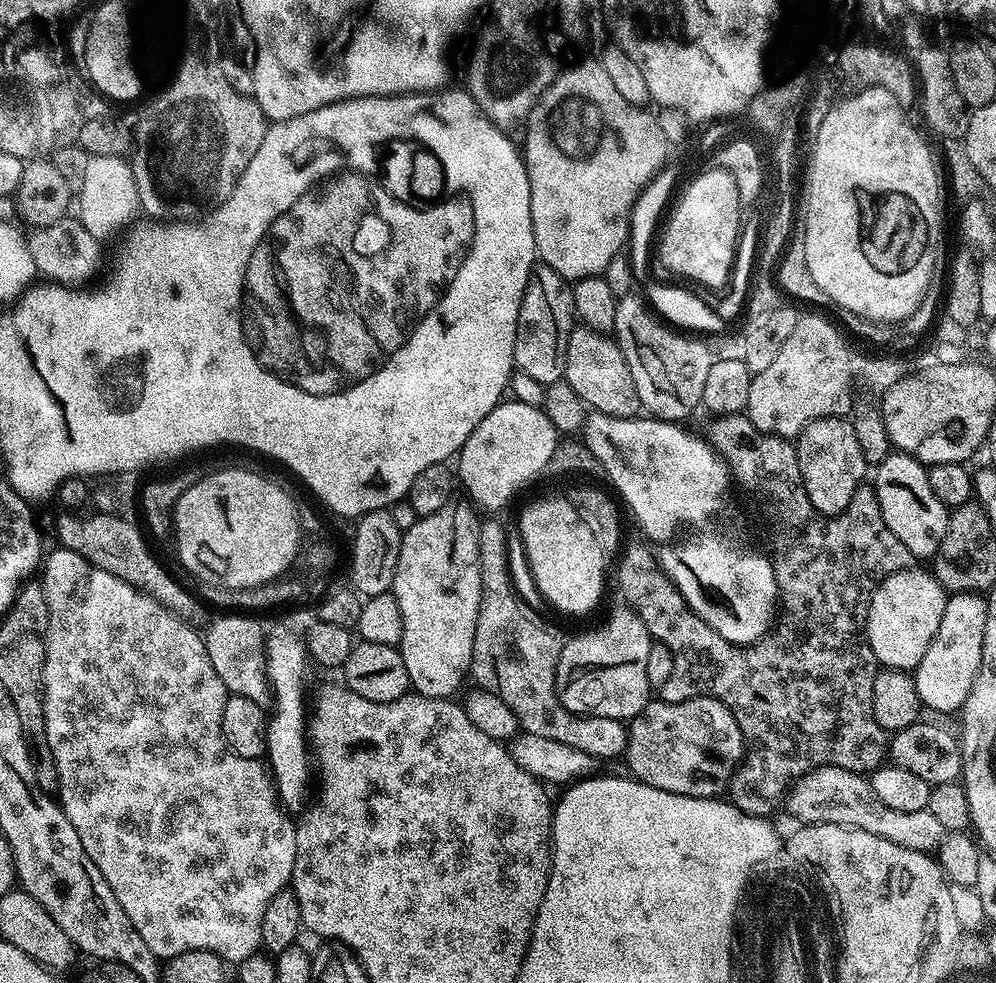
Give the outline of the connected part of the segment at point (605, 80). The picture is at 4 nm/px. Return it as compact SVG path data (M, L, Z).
M595 59L588 60L585 64L576 64L573 68L568 68L559 73L556 83L548 87L547 92L541 96L539 102L533 106L531 114L526 121L524 132L524 144L522 143L522 155L524 165L530 178L530 218L534 226L534 242L536 243L536 255L543 263L552 267L563 280L575 282L585 280L591 276L603 274L606 266L614 257L621 255L629 243L629 228L631 226L632 207L642 194L643 190L665 167L668 159L670 145L667 138L662 134L662 126L658 126L656 116L648 113L648 110L634 106L618 94L614 87L614 82L610 82L610 74Z

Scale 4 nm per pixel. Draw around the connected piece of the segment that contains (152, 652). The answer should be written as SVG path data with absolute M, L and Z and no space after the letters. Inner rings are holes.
M56 546L56 549L49 556L47 553L42 560L42 576L43 572L44 581L42 581L42 587L46 594L46 606L48 607L48 633L44 636L44 641L46 642L44 717L46 718L46 742L54 754L54 762L60 779L58 803L64 809L66 818L70 818L70 826L74 826L74 830L78 830L78 838L82 838L82 850L86 850L86 854L90 854L90 862L94 862L94 866L98 866L98 870L102 870L102 878L106 878L110 890L114 890L114 898L118 898L122 910L126 910L126 918L130 918L130 922L134 922L134 930L138 930L138 934L142 934L146 946L150 946L150 950L154 950L157 958L167 962L173 956L186 954L190 950L206 950L207 952L218 954L220 959L229 965L239 966L243 960L261 951L262 914L266 914L266 906L270 906L274 894L278 894L292 883L294 858L296 857L296 824L294 820L288 817L291 815L281 805L280 797L269 769L260 760L242 758L238 754L234 754L226 746L226 738L222 734L222 710L226 710L226 702L230 693L222 682L222 678L218 678L218 673L214 670L214 666L210 666L210 654L206 654L203 635L199 631L196 633L192 629L195 627L189 621L179 620L173 612L166 610L158 602L154 602L154 598L150 598L146 593L138 591L134 586L114 578L114 574L106 574L106 570L98 570L98 566L86 562L86 558L74 554L74 550L69 548Z

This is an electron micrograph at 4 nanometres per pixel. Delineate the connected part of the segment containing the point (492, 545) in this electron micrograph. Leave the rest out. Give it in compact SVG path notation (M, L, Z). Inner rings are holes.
M484 520L478 530L478 566L480 567L480 577L482 578L482 594L480 595L480 609L478 610L478 622L474 630L474 650L472 651L472 667L470 676L477 681L479 687L484 688L490 694L494 694L498 698L502 698L502 702L506 702L506 706L510 706L510 710L514 714L517 725L523 731L530 734L538 734L541 738L551 738L554 742L566 742L566 746L574 746L574 750L583 750L585 754L596 757L597 761L612 760L615 756L623 757L628 746L628 733L625 725L614 718L602 718L601 716L579 716L577 712L566 710L566 706L562 706L562 702L556 693L556 671L558 670L558 658L562 647L561 637L556 637L556 632L520 597L520 592L516 589L516 584L512 581L512 568L508 565L508 536L504 533L504 528L496 520Z

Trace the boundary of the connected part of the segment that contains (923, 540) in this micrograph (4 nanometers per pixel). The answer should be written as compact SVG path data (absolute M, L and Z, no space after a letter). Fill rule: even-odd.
M896 450L879 464L875 472L874 487L878 506L894 538L898 538L898 542L910 550L913 558L935 556L938 546L942 546L942 534L946 534L949 509L934 495L934 490L930 490L928 468L913 456Z

